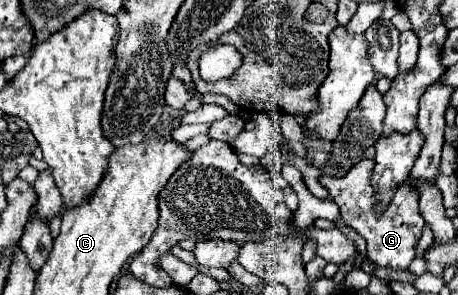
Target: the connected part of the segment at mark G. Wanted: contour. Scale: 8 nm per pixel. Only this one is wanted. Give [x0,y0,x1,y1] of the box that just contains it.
[319,160,425,270]

